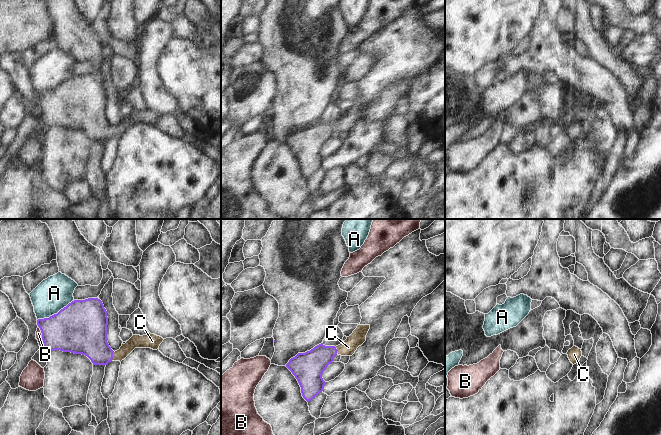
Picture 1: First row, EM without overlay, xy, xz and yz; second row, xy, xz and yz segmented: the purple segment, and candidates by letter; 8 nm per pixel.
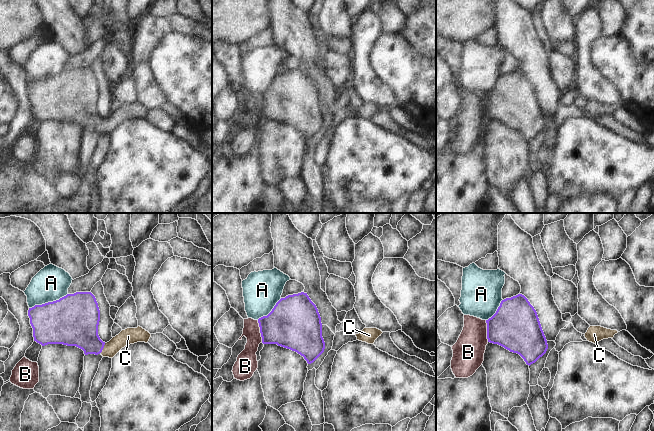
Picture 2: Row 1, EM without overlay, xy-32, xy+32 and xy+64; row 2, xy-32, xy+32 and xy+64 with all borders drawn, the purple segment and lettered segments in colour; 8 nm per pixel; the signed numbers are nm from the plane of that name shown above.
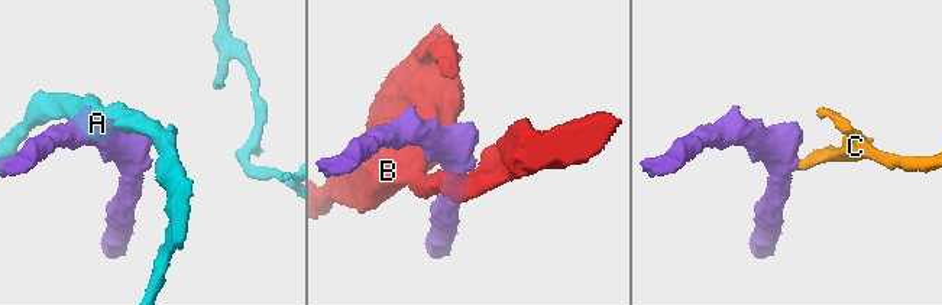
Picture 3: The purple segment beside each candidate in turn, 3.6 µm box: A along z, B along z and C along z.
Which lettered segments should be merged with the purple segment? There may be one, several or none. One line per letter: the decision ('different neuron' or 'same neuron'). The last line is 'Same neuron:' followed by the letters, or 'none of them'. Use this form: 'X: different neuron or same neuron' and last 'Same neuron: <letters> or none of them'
A: different neuron
B: different neuron
C: same neuron
Same neuron: C

